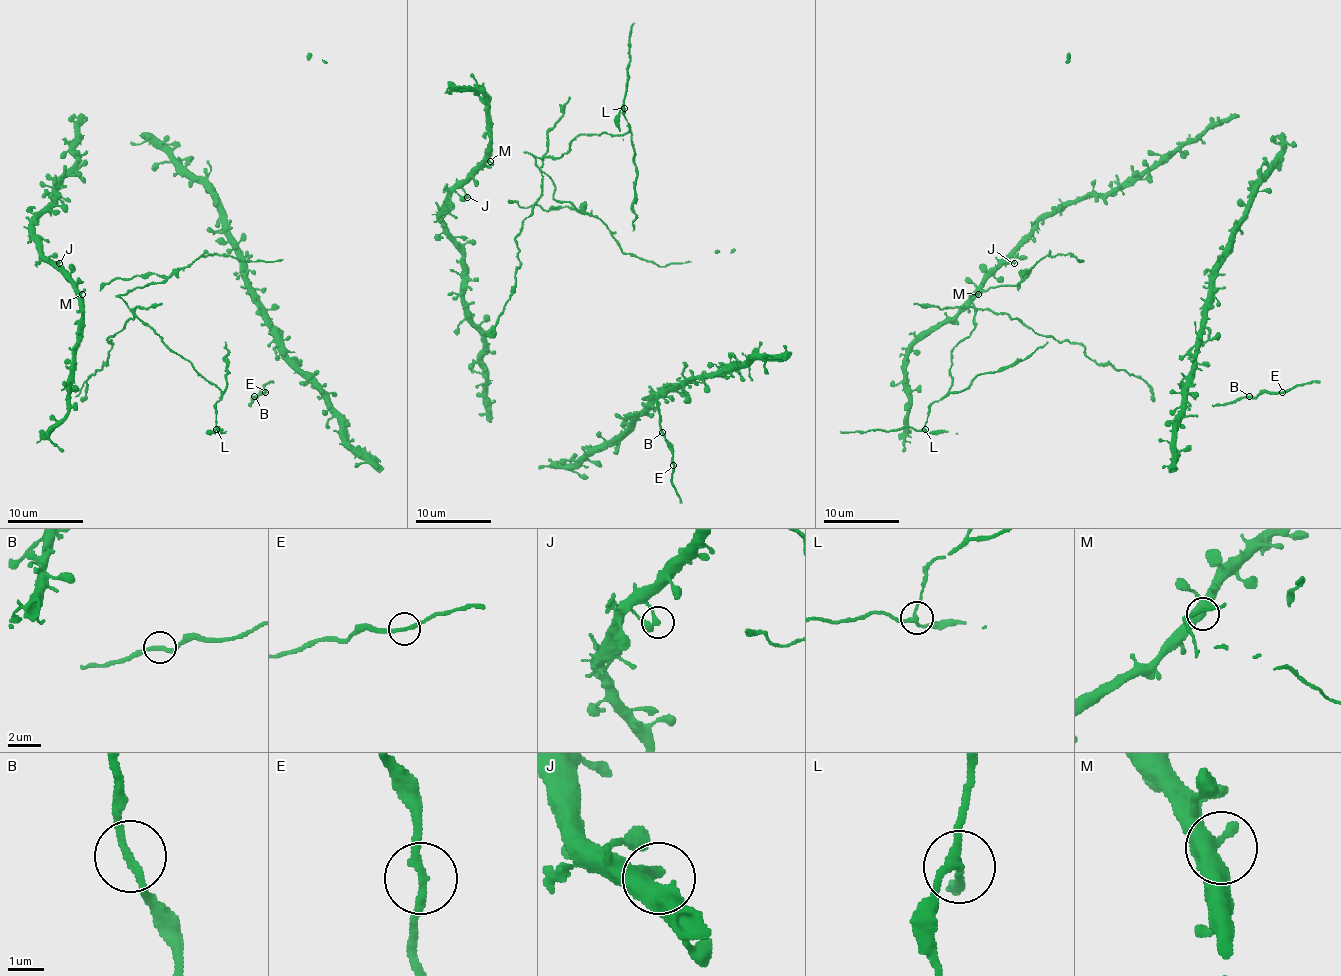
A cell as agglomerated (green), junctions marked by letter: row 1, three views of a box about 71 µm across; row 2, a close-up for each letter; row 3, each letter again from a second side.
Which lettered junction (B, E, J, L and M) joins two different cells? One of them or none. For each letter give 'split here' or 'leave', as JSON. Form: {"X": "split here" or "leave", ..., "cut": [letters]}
{"B": "leave", "E": "leave", "J": "leave", "L": "split here", "M": "leave", "cut": ["L"]}

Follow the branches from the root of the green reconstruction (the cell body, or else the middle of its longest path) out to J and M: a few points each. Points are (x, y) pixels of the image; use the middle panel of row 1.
J: (471, 316), (463, 303), (461, 248), (442, 223), (444, 200), (457, 187), (467, 197)
M: (471, 316), (463, 303), (461, 248), (442, 223), (442, 206), (475, 170), (490, 161)

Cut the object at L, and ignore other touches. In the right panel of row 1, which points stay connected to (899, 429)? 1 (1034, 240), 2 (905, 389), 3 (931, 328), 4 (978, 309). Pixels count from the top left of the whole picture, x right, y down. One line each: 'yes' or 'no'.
1: yes
2: yes
3: yes
4: no

